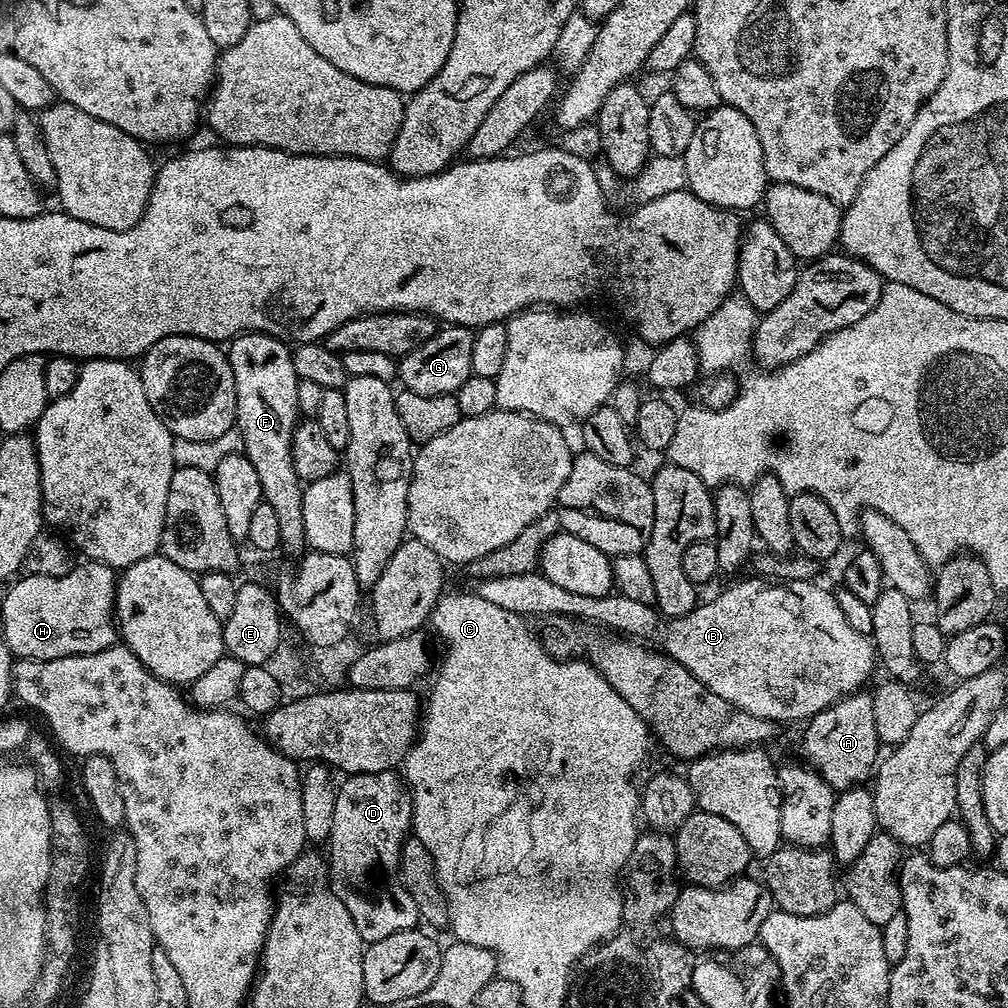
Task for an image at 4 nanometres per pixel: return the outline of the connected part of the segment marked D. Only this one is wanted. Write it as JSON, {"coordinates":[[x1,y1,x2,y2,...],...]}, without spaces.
{"coordinates":[[396,770,348,776,345,781,336,790,334,826,326,841,328,881,369,945,421,923,418,906,400,880,400,848,412,827,412,794]]}

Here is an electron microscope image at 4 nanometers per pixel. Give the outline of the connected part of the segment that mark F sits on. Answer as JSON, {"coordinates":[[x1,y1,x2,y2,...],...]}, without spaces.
{"coordinates":[[245,332,236,336,226,348,230,370,234,370,234,390,236,391,236,422,235,427,240,433,245,456,250,458,250,466,258,473,258,482,262,482,264,491,263,503,273,508,280,524,280,548,283,551,300,554,305,551,306,526,302,526,302,498,304,488,302,481,294,470,292,461,292,435,298,423,298,386,300,379,294,374,292,348,287,343,264,332]]}

